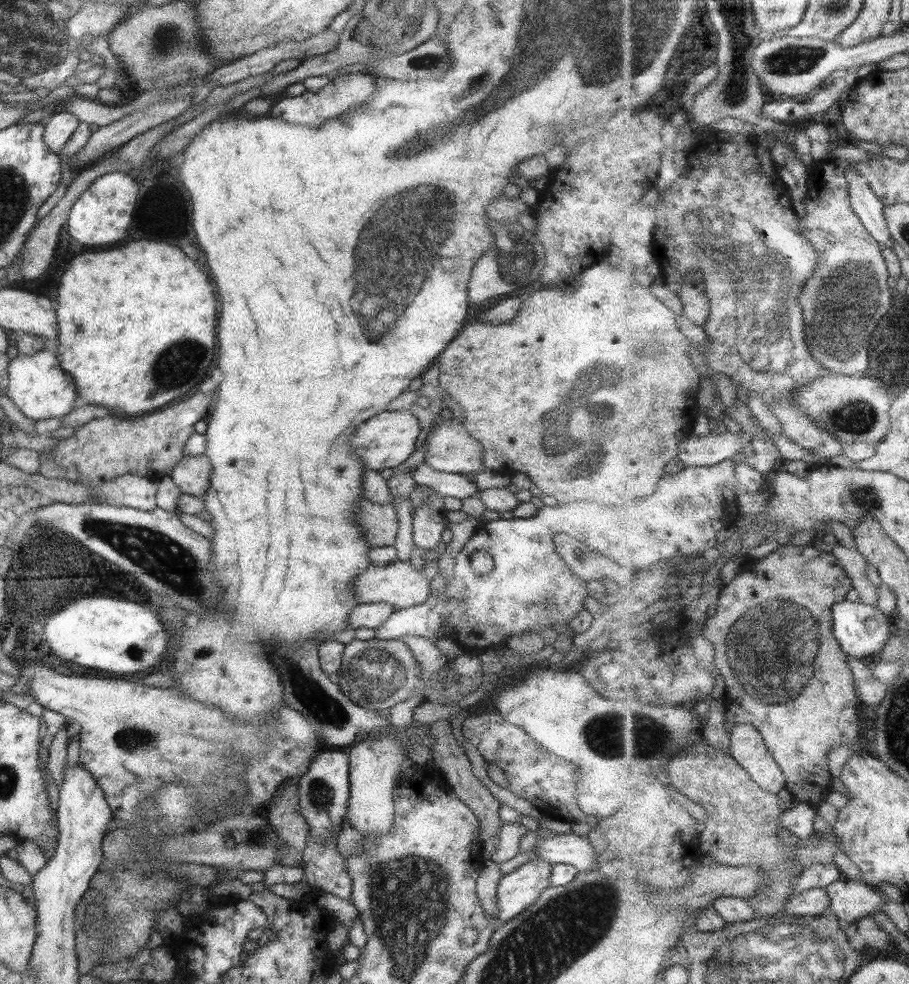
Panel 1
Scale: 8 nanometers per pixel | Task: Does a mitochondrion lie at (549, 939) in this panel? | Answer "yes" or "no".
yes

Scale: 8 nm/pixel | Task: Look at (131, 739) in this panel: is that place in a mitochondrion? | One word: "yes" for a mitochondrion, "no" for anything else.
yes

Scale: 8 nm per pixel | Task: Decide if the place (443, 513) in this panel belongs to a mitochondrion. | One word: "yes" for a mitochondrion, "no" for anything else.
no

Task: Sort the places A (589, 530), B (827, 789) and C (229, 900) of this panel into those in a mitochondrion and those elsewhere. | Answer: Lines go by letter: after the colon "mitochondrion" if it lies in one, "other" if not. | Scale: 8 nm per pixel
A: other
B: other
C: other

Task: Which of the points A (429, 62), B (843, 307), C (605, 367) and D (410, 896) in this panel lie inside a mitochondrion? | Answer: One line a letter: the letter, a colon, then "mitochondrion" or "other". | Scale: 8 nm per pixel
A: mitochondrion
B: mitochondrion
C: mitochondrion
D: mitochondrion

